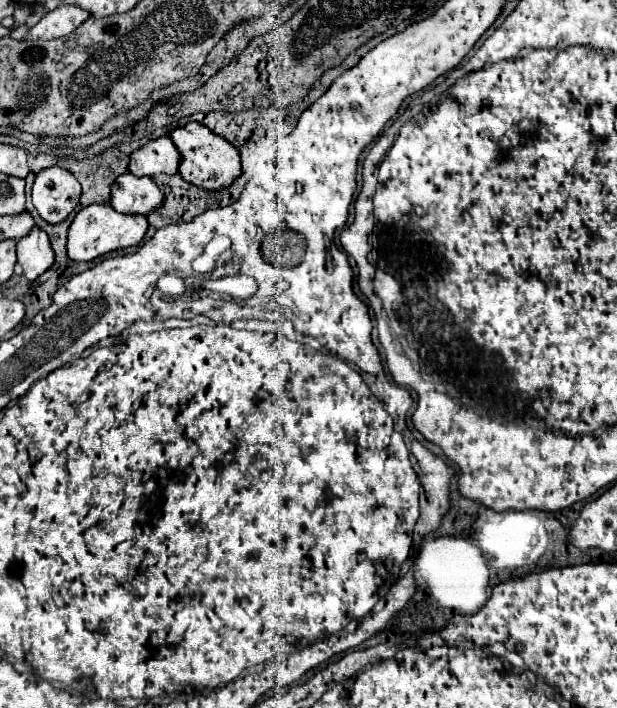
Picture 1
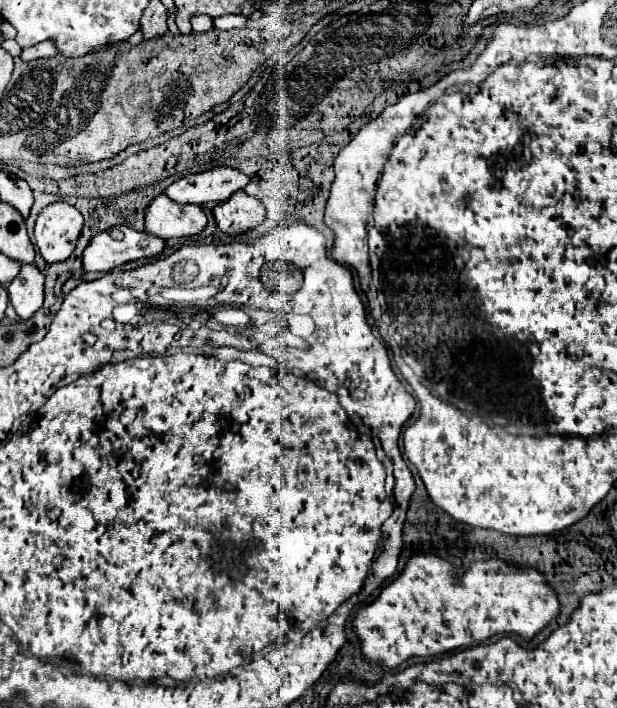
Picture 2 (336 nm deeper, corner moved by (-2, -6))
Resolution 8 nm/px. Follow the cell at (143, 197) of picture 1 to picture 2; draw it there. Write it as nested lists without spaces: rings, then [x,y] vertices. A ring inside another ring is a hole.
[[[164,193],[158,195],[146,211],[146,231],[168,237],[192,237],[206,227],[206,213],[198,205],[178,205]]]

